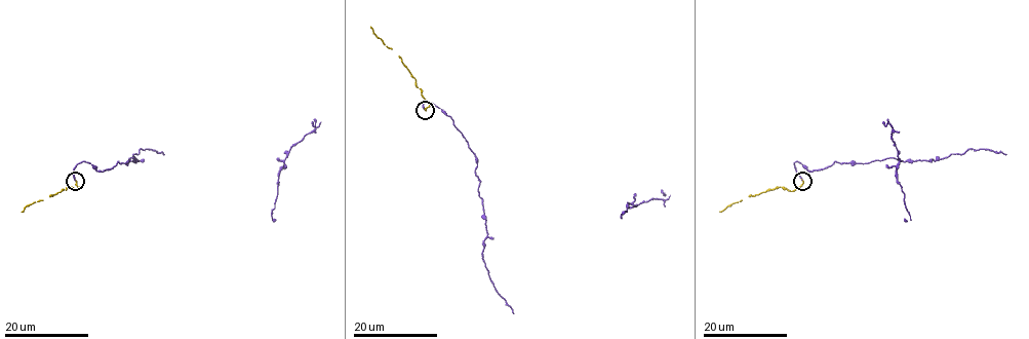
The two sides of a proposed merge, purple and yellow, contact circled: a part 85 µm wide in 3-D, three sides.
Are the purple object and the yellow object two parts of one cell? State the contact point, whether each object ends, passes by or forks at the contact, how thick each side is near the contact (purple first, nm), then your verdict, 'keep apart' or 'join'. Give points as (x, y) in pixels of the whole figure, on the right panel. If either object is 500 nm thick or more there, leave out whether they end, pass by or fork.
at (802, 181); purple ends there; yellow ends there; 150 nm thick on the purple side, 160 nm on the other; join

